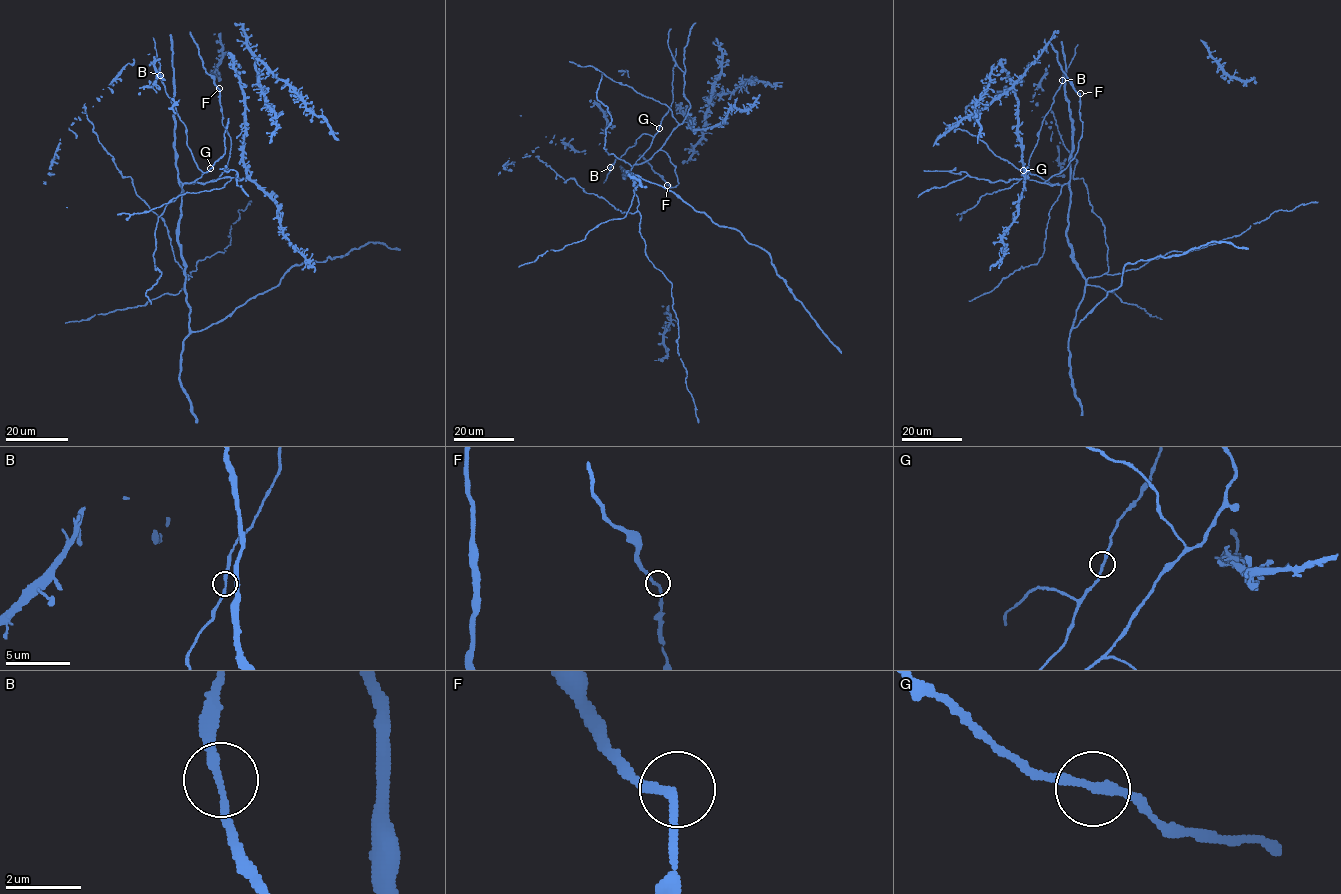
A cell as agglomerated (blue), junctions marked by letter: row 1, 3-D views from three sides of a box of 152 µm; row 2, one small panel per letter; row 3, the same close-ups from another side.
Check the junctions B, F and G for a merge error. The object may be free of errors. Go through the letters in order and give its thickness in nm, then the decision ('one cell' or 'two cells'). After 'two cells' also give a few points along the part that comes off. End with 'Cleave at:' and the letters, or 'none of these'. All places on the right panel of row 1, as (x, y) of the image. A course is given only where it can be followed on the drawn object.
B: 200 nm | one cell
F: 200 nm | one cell
G: 200 nm | one cell
Cleave at: none of these

